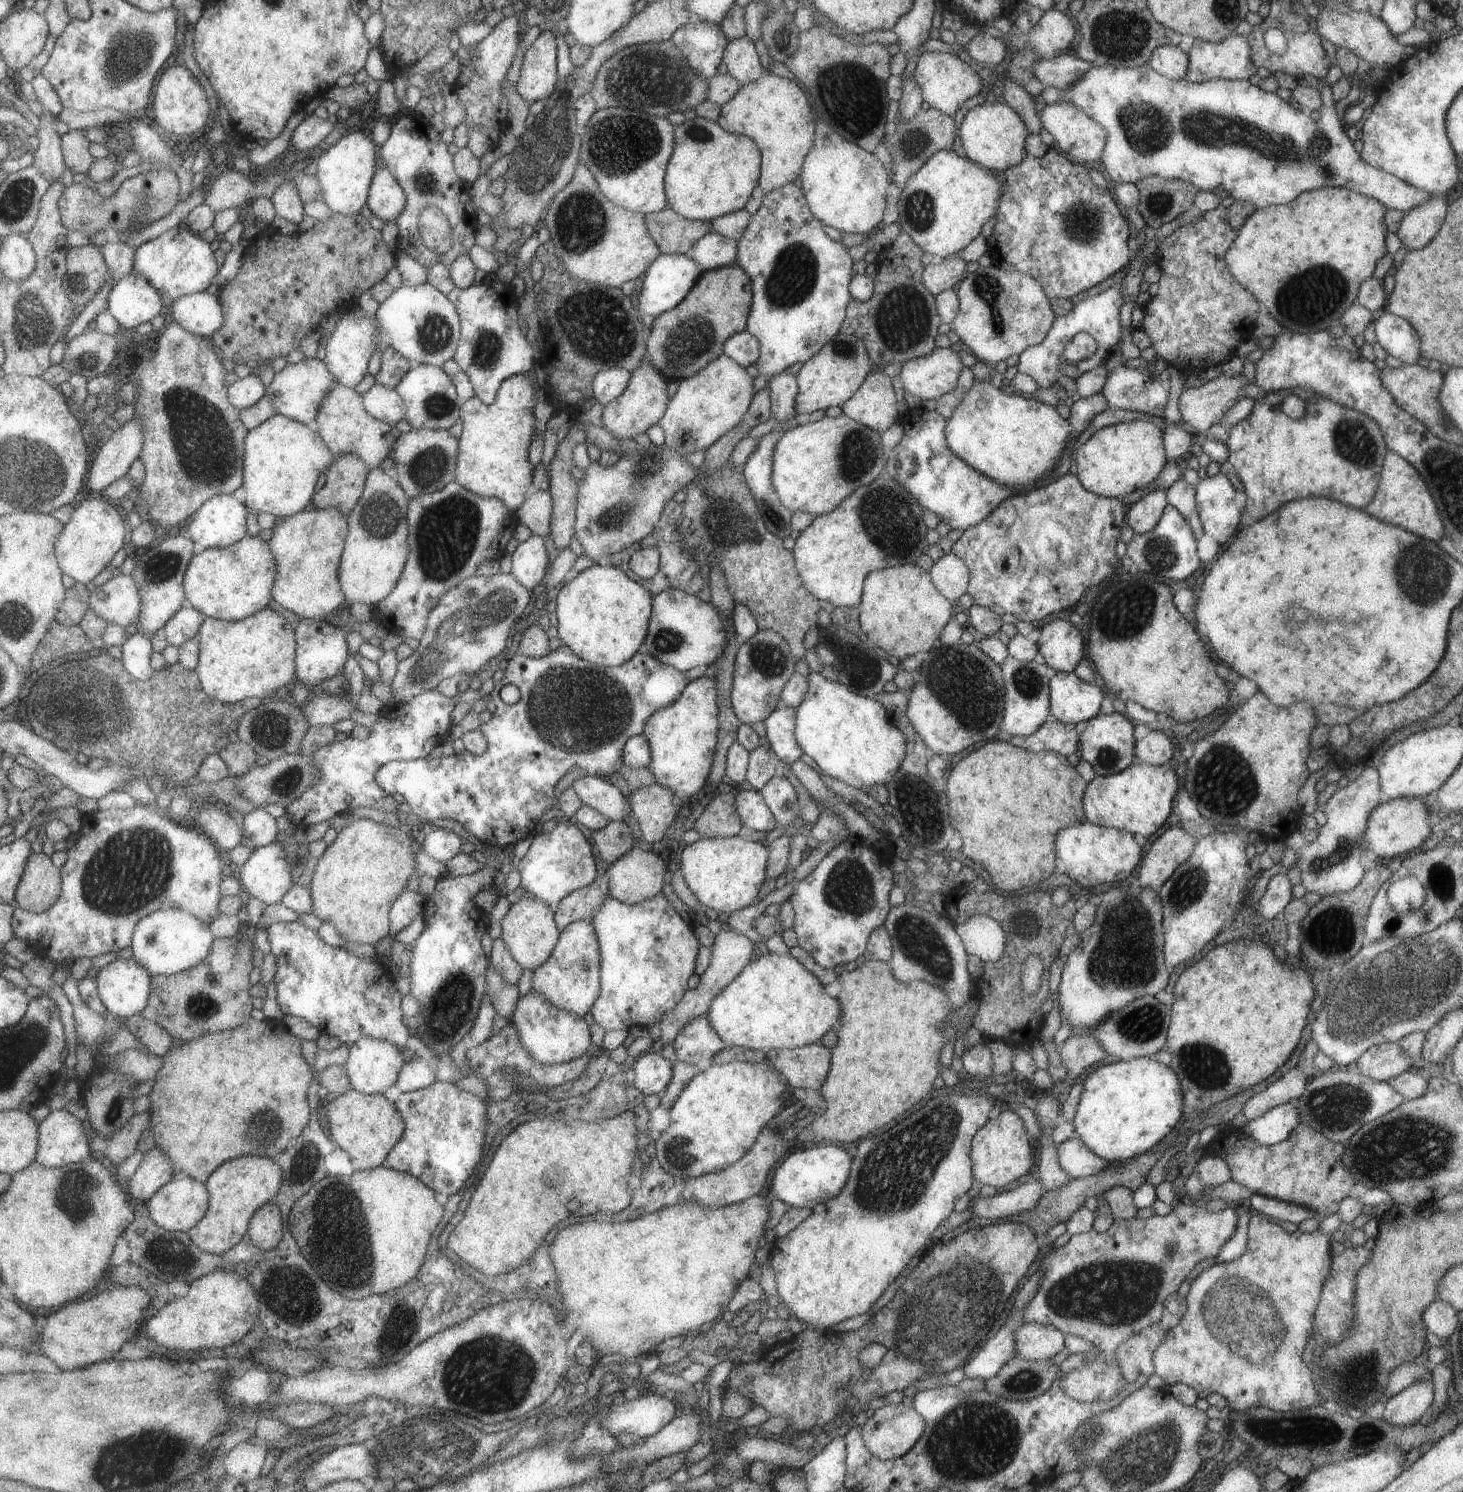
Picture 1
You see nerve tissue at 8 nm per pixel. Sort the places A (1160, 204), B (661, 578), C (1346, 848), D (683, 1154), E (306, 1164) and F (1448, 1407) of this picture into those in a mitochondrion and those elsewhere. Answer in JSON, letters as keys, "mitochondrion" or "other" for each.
{"A":"mitochondrion","B":"other","C":"mitochondrion","D":"mitochondrion","E":"mitochondrion","F":"other"}

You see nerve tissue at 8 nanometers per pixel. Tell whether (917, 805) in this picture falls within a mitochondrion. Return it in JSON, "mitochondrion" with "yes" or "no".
{"mitochondrion":"yes"}

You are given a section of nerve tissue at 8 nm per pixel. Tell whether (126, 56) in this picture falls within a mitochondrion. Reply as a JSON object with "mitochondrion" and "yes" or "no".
{"mitochondrion":"yes"}

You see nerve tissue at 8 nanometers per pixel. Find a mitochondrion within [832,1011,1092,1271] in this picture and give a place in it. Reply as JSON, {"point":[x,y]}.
{"point":[891,1175]}

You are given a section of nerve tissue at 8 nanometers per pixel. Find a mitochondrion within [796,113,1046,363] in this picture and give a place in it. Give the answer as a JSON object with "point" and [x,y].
{"point":[902,316]}

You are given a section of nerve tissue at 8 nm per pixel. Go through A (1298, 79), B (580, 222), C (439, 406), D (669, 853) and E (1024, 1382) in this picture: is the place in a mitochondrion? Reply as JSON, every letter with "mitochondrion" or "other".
{"A":"other","B":"mitochondrion","C":"mitochondrion","D":"other","E":"mitochondrion"}

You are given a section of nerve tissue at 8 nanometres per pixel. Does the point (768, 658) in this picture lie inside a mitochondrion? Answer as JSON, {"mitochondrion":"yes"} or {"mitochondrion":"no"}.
{"mitochondrion":"yes"}

